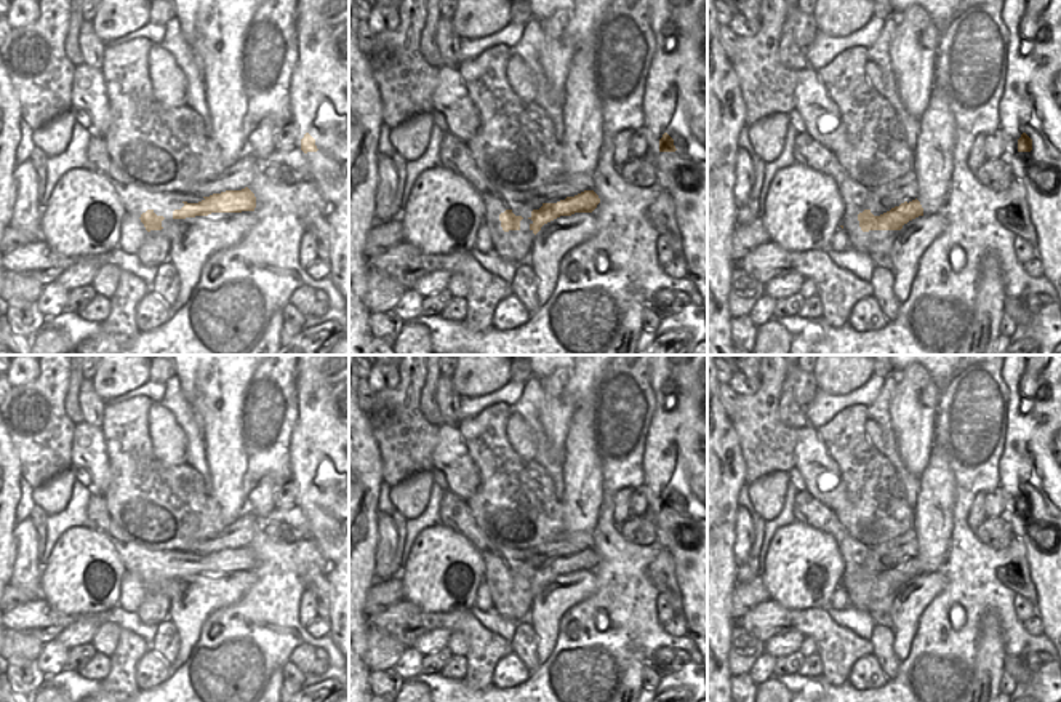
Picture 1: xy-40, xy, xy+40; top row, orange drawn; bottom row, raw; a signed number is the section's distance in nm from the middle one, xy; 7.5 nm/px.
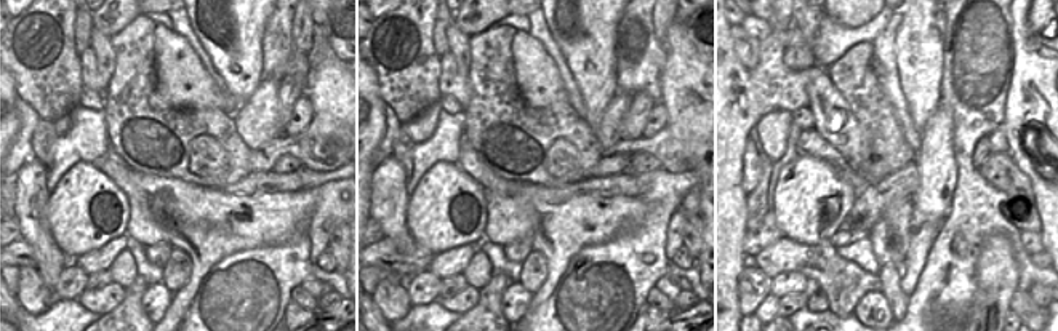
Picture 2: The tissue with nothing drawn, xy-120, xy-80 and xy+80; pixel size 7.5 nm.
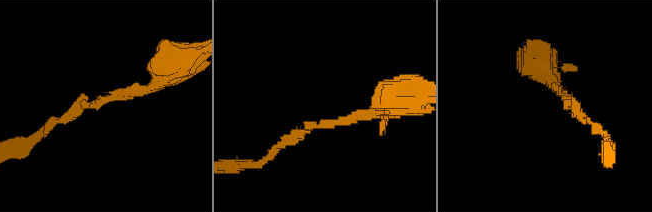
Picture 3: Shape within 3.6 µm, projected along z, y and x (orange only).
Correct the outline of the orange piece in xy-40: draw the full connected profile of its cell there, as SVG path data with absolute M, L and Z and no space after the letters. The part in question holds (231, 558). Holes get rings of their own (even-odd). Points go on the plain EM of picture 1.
M245 545L242 548L226 548L221 552L203 555L203 558L198 561L182 561L184 564L181 568L173 569L173 577L208 574L211 571L254 569L256 555L248 545Z

